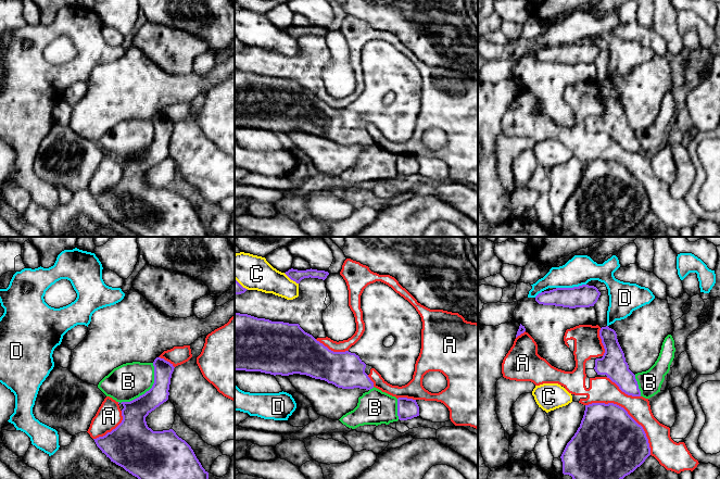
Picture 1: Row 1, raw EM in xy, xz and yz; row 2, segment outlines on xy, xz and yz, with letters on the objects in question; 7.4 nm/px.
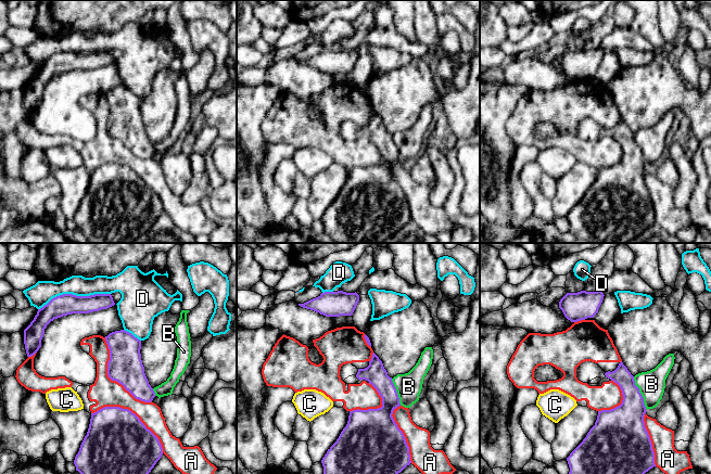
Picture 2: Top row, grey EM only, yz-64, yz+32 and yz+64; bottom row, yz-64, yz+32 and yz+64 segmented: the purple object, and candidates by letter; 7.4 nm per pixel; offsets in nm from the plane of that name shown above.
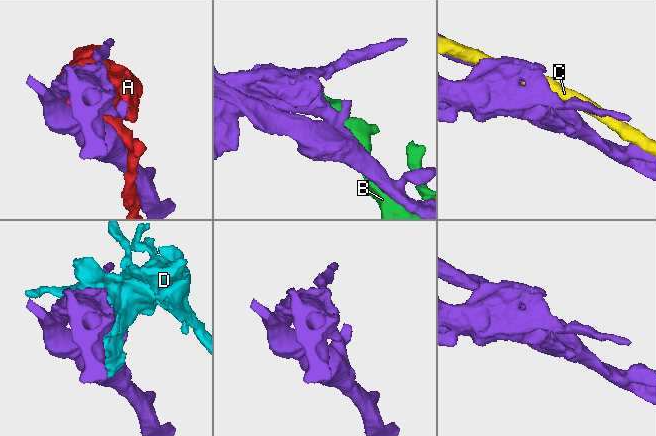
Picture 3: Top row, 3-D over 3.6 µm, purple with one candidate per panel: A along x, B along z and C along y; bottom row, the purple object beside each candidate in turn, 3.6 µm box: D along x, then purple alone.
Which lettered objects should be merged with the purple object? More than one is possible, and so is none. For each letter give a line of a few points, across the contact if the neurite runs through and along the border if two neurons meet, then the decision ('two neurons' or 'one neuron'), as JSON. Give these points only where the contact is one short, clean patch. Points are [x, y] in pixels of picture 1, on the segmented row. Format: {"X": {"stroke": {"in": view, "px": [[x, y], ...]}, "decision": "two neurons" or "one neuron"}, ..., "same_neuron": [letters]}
{"A": {"decision": "two neurons"}, "B": {"decision": "two neurons"}, "C": {"decision": "two neurons"}, "D": {"decision": "two neurons"}, "same_neuron": []}

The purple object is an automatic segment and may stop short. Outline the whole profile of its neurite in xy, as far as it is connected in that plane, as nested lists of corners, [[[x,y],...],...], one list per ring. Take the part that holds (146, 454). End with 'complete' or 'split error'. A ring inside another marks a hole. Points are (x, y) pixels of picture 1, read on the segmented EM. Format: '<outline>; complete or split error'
[[[164,358],[153,362],[154,383],[144,394],[130,402],[122,402],[122,423],[103,437],[93,439],[97,446],[111,459],[138,479],[209,479],[191,446],[179,438],[173,429],[153,431],[146,417],[168,400],[174,366]]]; complete

